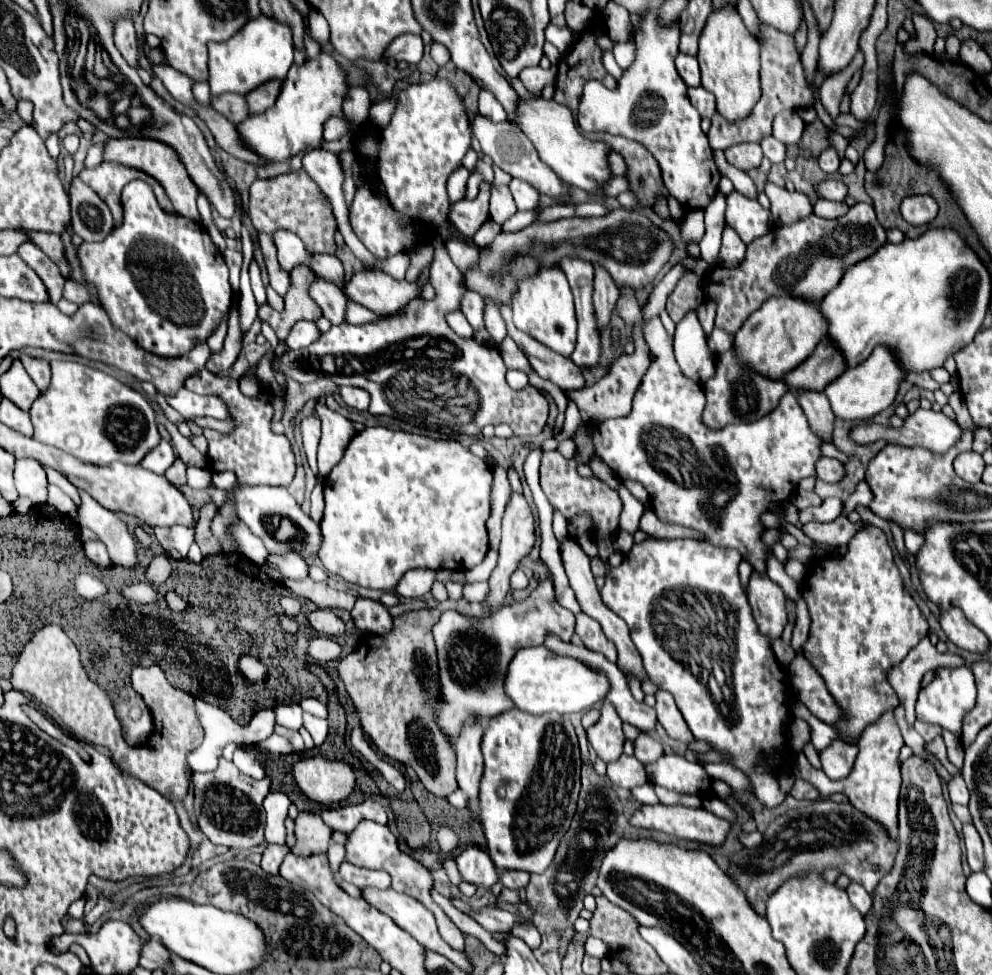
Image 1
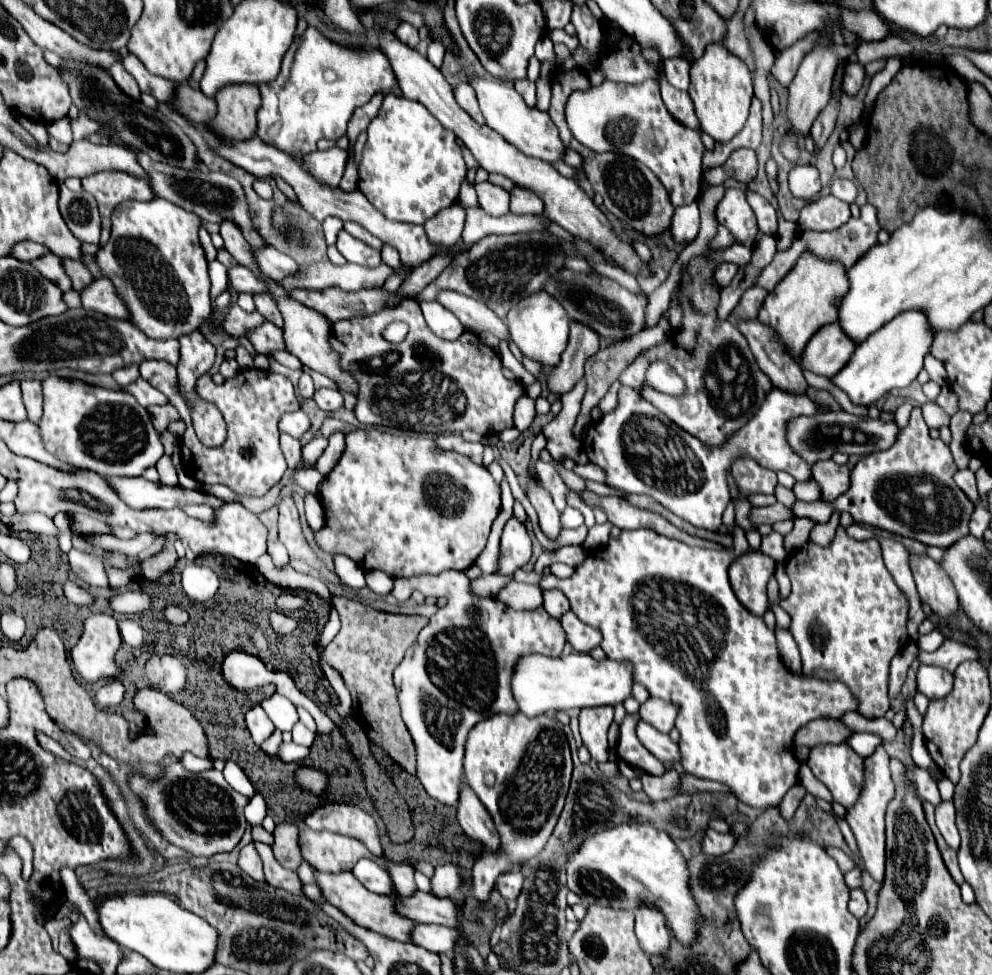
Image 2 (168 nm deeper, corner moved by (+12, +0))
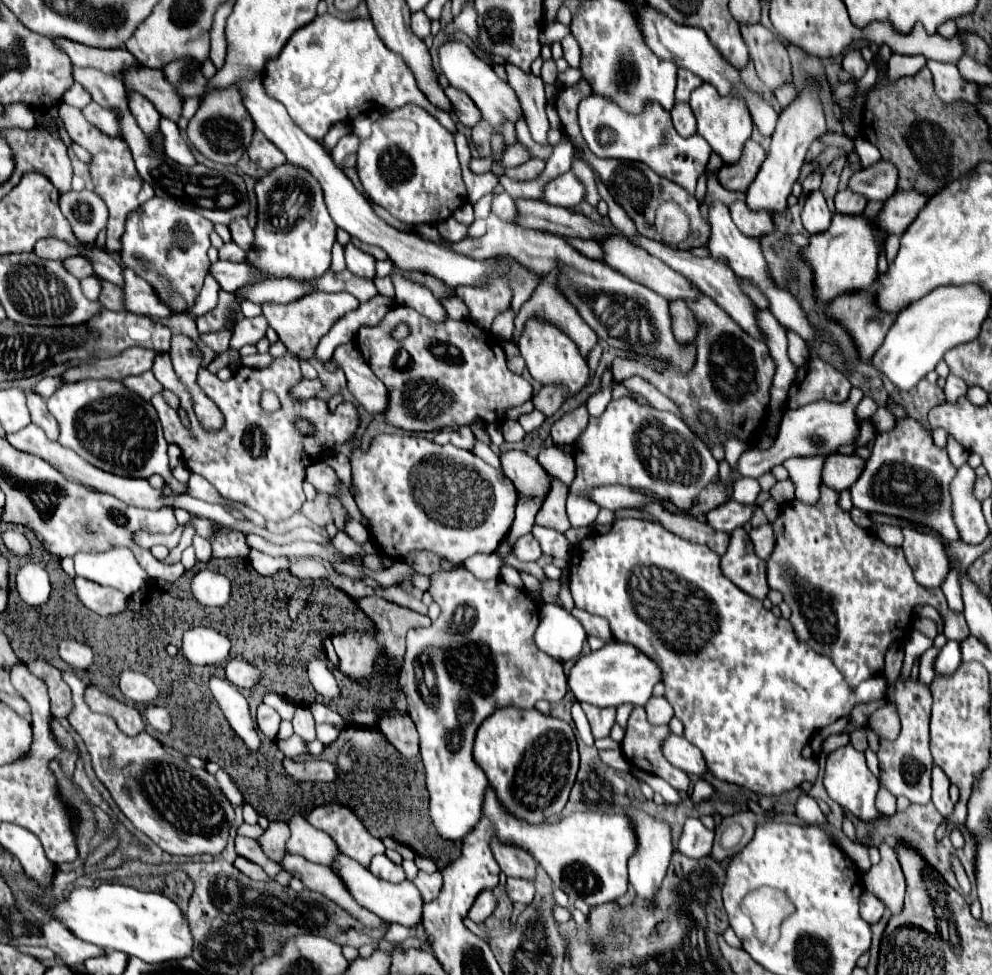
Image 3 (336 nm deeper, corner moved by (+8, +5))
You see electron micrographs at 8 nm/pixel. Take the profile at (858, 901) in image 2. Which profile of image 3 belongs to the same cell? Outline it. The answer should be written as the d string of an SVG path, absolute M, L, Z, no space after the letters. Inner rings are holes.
M864 891L862 897L860 897L860 915L862 915L862 919L864 919L866 923L874 925L874 923L878 923L878 921L882 919L882 915L884 915L884 903L878 901L874 895L870 895L868 891Z

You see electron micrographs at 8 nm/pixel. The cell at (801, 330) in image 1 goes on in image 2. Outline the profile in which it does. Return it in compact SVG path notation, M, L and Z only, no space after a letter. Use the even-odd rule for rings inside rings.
M804 254L792 268L792 272L764 298L764 304L760 306L758 320L772 328L772 332L778 336L778 340L784 344L786 352L796 358L802 354L808 340L814 336L822 324L836 322L836 308L834 302L848 290L848 278L846 268L836 262L826 262L816 256Z

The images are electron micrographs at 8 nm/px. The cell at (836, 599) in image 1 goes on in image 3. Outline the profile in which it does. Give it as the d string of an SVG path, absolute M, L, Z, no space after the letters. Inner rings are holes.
M822 485L822 487L820 487L820 499L818 499L814 505L808 505L808 503L802 503L802 501L794 499L792 503L786 503L786 505L780 507L780 515L778 515L776 521L772 523L772 527L774 527L774 537L776 537L776 545L774 545L772 555L770 555L768 561L766 561L766 579L768 579L770 589L778 589L778 591L784 595L784 601L788 603L788 607L792 609L790 623L792 623L792 627L794 627L796 637L798 637L800 641L808 643L814 651L818 651L818 653L830 657L840 671L842 671L844 663L856 663L856 667L858 667L858 669L856 669L856 675L848 681L848 683L850 683L850 685L848 685L850 689L856 689L862 681L874 677L878 671L884 669L884 653L886 653L888 645L890 645L892 641L898 641L898 637L900 637L900 639L906 637L906 635L912 631L910 627L912 627L912 615L914 615L914 607L916 607L916 605L932 605L932 607L936 607L936 609L940 611L940 615L944 617L944 621L946 621L946 625L948 625L948 633L944 633L946 639L952 639L952 641L962 641L962 639L966 639L966 637L970 635L968 625L966 625L966 619L964 619L962 613L952 613L952 611L948 609L944 593L942 593L940 589L938 589L938 591L930 591L930 589L918 585L916 579L914 579L914 575L912 575L910 565L908 565L906 559L904 559L902 549L900 549L900 547L890 547L890 545L886 545L886 543L882 543L874 533L870 533L870 531L858 527L858 525L850 519L850 513L842 511L836 501L838 501L838 491L834 493L834 489Z

